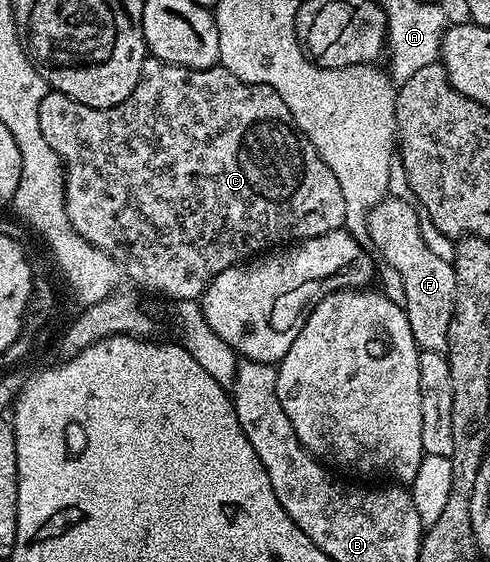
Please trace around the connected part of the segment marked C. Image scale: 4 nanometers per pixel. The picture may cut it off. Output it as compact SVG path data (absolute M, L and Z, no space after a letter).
M147 57L143 61L141 76L131 97L107 109L83 105L63 93L49 89L39 102L39 128L44 140L61 159L64 167L66 213L74 229L91 245L97 246L113 258L128 278L130 275L139 286L146 287L149 291L158 291L159 294L173 299L172 301L200 300L209 282L219 277L223 269L236 267L238 263L258 253L265 253L282 245L293 245L302 239L340 231L345 226L347 205L343 201L343 189L339 189L335 173L327 169L315 145L311 145L299 125L295 125L291 109L283 105L283 97L279 97L279 93L275 93L275 89L267 85L244 83L242 79L235 77L235 73L220 65L195 69L164 63L156 57Z

